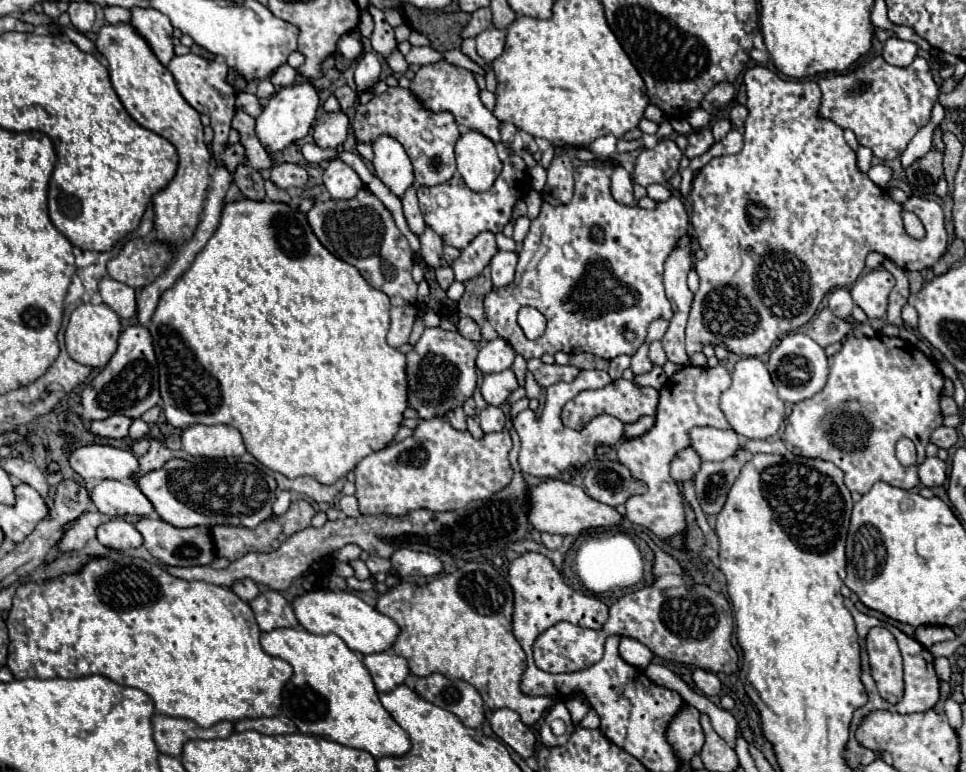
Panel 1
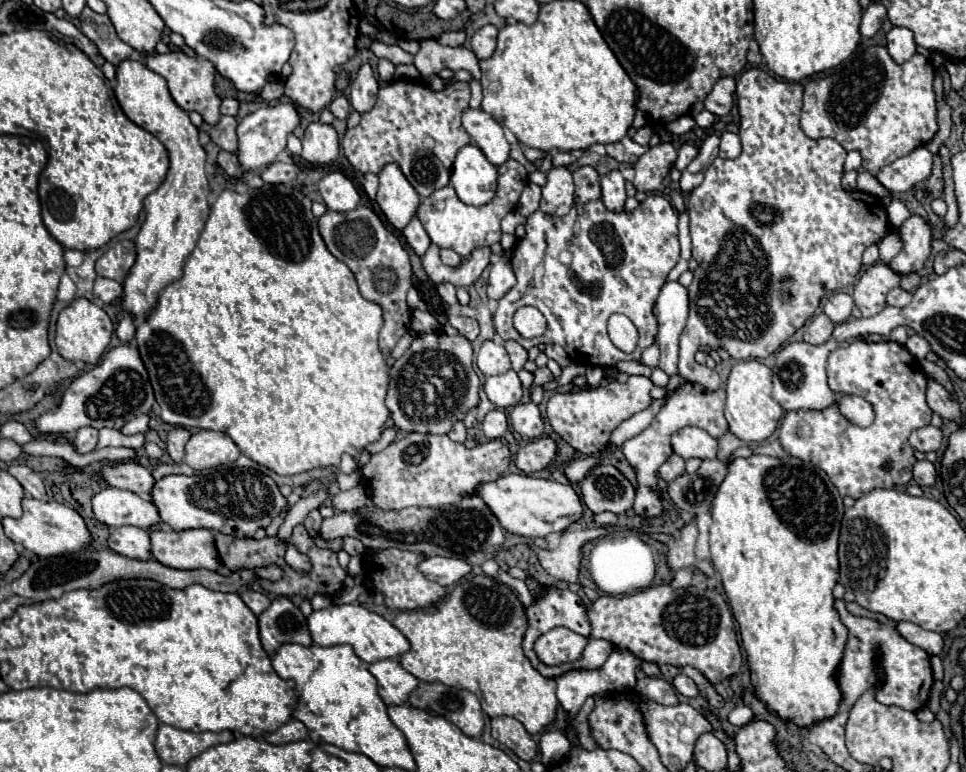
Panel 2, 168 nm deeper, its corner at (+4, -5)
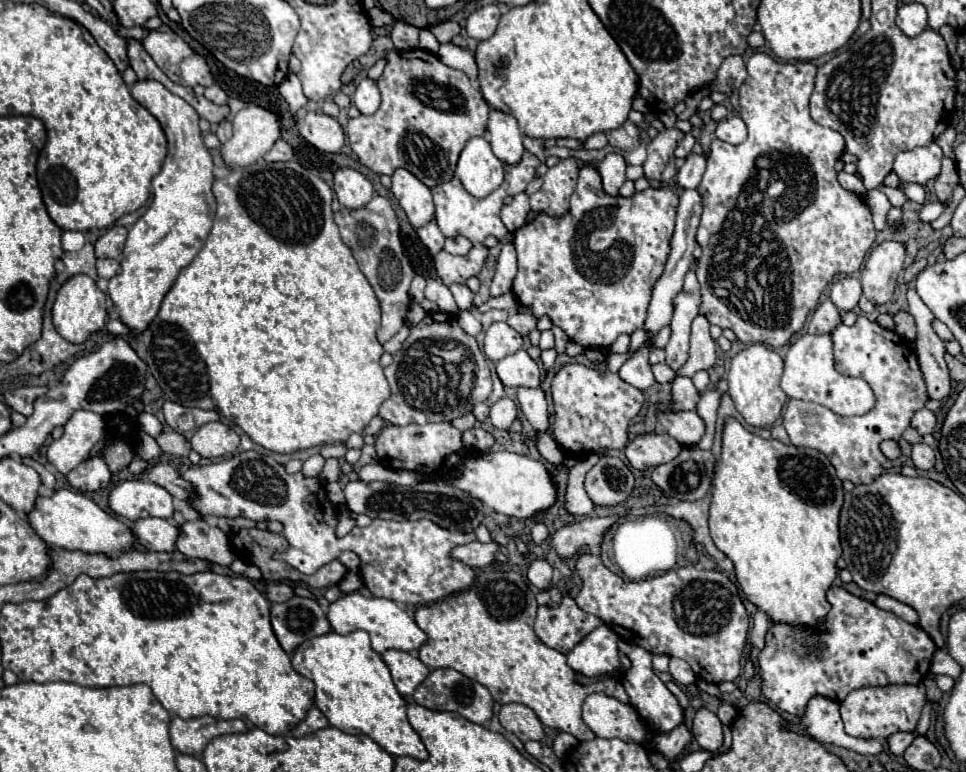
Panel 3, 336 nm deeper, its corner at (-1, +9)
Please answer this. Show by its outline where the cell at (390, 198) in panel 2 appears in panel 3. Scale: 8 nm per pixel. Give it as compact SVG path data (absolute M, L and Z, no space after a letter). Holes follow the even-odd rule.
M406 168L394 170L390 192L400 202L414 228L420 228L434 218L434 202L430 188L424 186L418 178L414 178L414 174L410 174Z

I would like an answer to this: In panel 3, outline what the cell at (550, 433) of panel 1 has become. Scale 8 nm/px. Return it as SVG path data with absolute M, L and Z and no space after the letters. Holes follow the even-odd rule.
M518 388L518 406L526 420L536 426L536 430L546 430L550 416L542 388Z

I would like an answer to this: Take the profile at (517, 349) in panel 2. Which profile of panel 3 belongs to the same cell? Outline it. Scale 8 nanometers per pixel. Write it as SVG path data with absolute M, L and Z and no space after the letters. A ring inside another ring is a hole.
M522 312L508 316L506 324L512 326L520 336L528 336L536 328L536 320L532 316L528 316L528 314L522 314Z

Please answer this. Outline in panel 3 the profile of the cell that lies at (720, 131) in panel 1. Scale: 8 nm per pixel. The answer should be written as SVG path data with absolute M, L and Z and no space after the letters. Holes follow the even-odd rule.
M690 154L684 162L684 166L678 170L678 184L682 188L696 188L702 180L702 174L706 170L706 156L704 154Z

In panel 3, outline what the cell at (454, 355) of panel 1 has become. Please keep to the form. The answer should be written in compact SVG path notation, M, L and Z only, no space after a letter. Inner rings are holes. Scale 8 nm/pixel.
M436 312L436 314L426 314L422 322L418 322L412 330L402 348L394 354L394 362L384 368L384 374L390 382L392 396L382 402L380 416L386 422L392 422L396 426L406 426L406 424L428 424L428 422L452 422L454 418L460 418L462 414L468 414L474 404L484 402L490 392L492 392L492 378L490 378L490 368L486 358L482 356L478 342L474 336L466 334L454 314L448 312ZM462 364L468 364L466 374L462 372Z

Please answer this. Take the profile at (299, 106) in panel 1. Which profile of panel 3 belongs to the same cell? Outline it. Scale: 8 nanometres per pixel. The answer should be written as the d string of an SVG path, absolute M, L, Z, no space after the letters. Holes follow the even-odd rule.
M258 104L242 108L234 120L234 134L222 144L222 158L228 166L248 166L274 146L280 138L280 118L276 112L266 110Z

